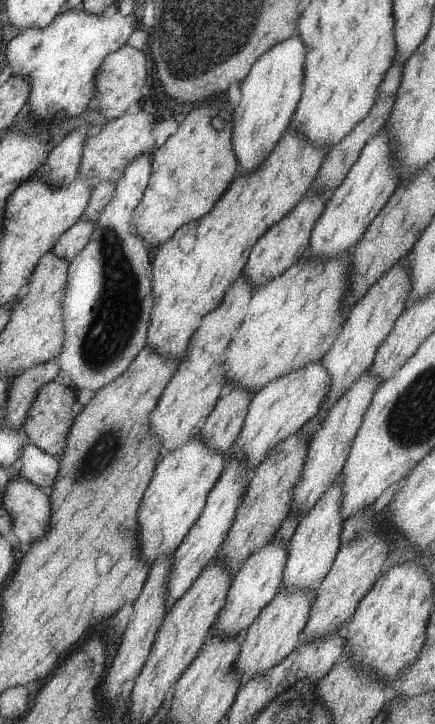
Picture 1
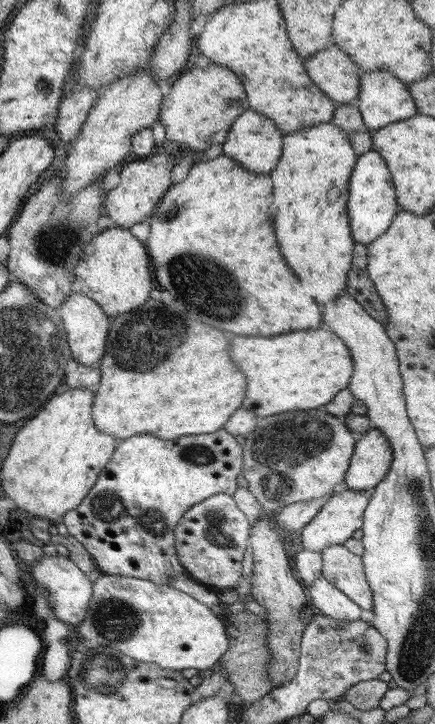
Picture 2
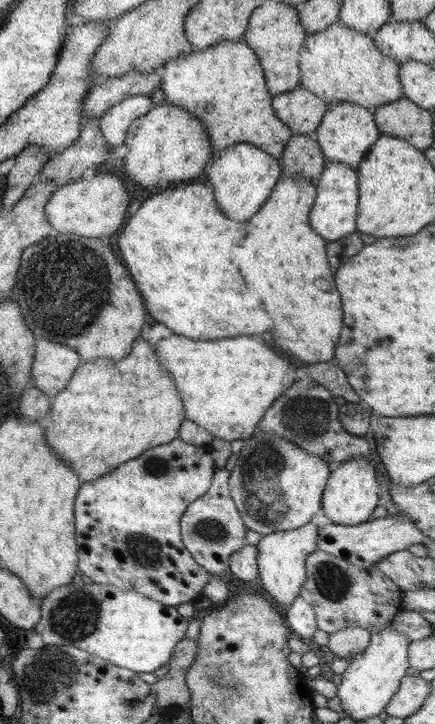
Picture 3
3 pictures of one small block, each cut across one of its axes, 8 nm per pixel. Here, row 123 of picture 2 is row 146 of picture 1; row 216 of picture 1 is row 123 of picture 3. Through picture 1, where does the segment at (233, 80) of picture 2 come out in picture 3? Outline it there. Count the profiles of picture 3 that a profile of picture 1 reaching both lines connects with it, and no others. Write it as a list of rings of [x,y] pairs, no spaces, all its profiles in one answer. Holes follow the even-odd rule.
[[[165,101],[154,106],[145,116],[136,119],[128,128],[128,134],[125,138],[125,146],[130,153],[123,158],[124,174],[130,180],[130,186],[136,184],[136,186],[142,186],[142,188],[150,188],[150,186],[160,184],[162,180],[166,180],[166,182],[197,180],[198,176],[203,173],[208,160],[214,158],[211,147],[212,141],[210,141],[206,130],[208,129],[202,125],[200,119]]]

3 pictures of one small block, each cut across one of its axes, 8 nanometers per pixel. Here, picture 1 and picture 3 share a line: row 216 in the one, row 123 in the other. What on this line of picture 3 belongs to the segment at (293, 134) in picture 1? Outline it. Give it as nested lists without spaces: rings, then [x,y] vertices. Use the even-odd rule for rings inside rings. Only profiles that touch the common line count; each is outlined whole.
[[[244,39],[223,40],[210,48],[193,50],[184,56],[169,60],[162,68],[164,72],[160,87],[164,91],[164,101],[186,110],[202,121],[202,125],[208,129],[206,133],[212,141],[214,157],[220,156],[220,153],[229,146],[243,143],[252,144],[276,159],[282,156],[288,140],[293,136],[292,131],[276,118],[276,113],[272,109],[273,96],[268,92],[260,61]]]

